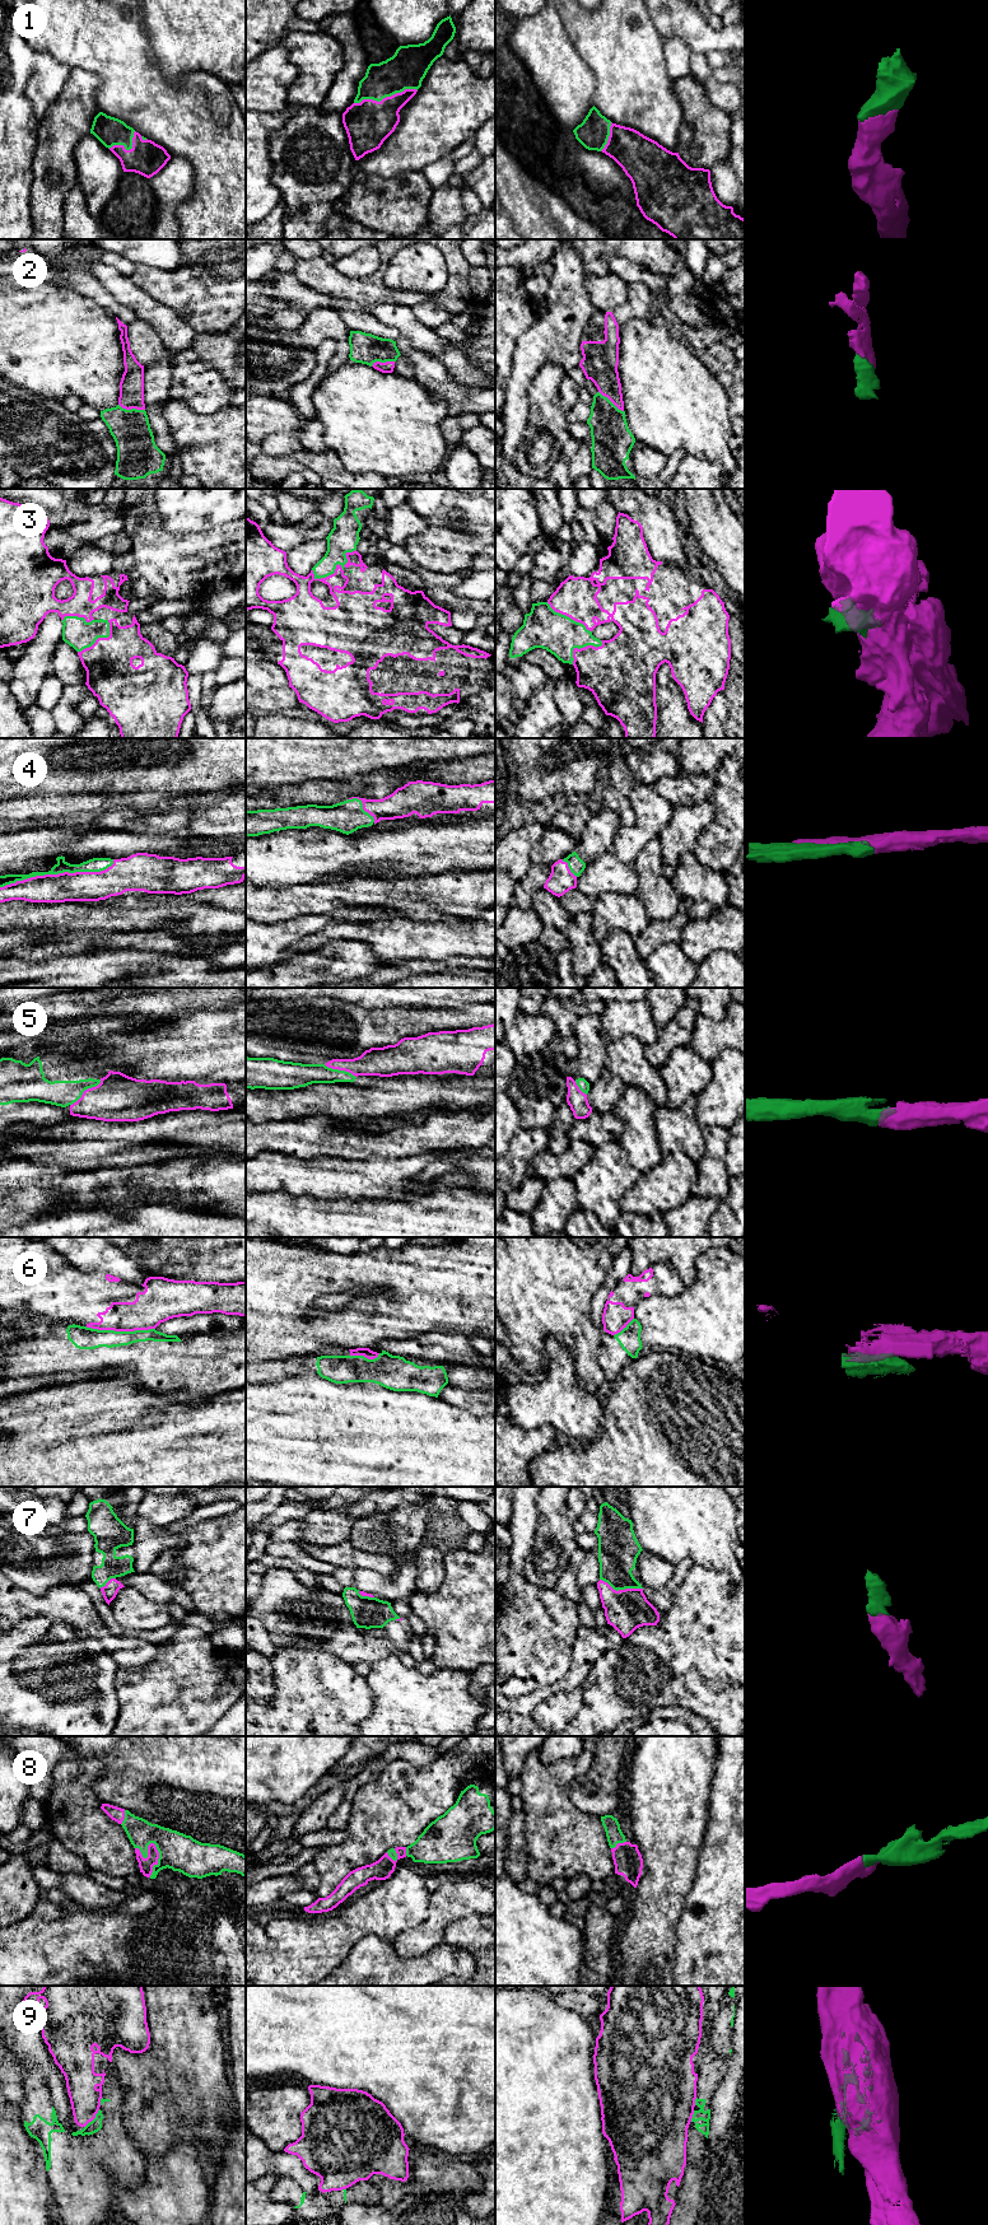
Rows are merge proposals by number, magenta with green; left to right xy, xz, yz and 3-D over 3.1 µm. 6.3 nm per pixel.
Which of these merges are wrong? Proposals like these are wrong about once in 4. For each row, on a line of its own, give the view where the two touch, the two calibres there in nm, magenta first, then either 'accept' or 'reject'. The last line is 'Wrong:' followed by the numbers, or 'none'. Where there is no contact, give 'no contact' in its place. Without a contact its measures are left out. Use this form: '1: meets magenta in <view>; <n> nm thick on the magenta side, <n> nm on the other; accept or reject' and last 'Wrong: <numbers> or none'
1: meets magenta in xz; 300 nm thick on the magenta side, 240 nm on the other; accept
2: meets magenta in xy; 160 nm thick on the magenta side, 240 nm on the other; accept
3: meets magenta in xz; 140 nm thick on the magenta side, 190 nm on the other; accept
4: meets magenta in xy; 190 nm thick on the magenta side, 90 nm on the other; accept
5: meets magenta in xy; 300 nm thick on the magenta side, 160 nm on the other; accept
6: meets magenta in xy; 220 nm thick on the magenta side, 140 nm on the other; reject
7: meets magenta in yz; 260 nm thick on the magenta side, 260 nm on the other; accept
8: meets magenta in xy; 90 nm thick on the magenta side, 240 nm on the other; accept
9: meets magenta in xy; 200 nm thick on the magenta side, 80 nm on the other; reject
Wrong: 6, 9

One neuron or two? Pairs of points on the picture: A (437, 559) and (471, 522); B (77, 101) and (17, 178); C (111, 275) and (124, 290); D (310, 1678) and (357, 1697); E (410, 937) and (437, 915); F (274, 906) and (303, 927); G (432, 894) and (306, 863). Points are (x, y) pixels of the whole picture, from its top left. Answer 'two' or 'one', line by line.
A: one
B: two
C: one
D: one
E: two
F: two
G: two

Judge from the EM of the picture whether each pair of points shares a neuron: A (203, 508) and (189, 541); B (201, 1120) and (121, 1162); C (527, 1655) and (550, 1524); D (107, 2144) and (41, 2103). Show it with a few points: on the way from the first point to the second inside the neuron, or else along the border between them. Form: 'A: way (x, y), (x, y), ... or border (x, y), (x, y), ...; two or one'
A: border (222, 525), (196, 532), (169, 532), (163, 527); two
B: border (186, 1144), (140, 1144), (138, 1147); two
C: border (522, 1571), (531, 1582), (544, 1587), (555, 1587); two
D: way (87, 2144), (66, 2144), (46, 2123); one

